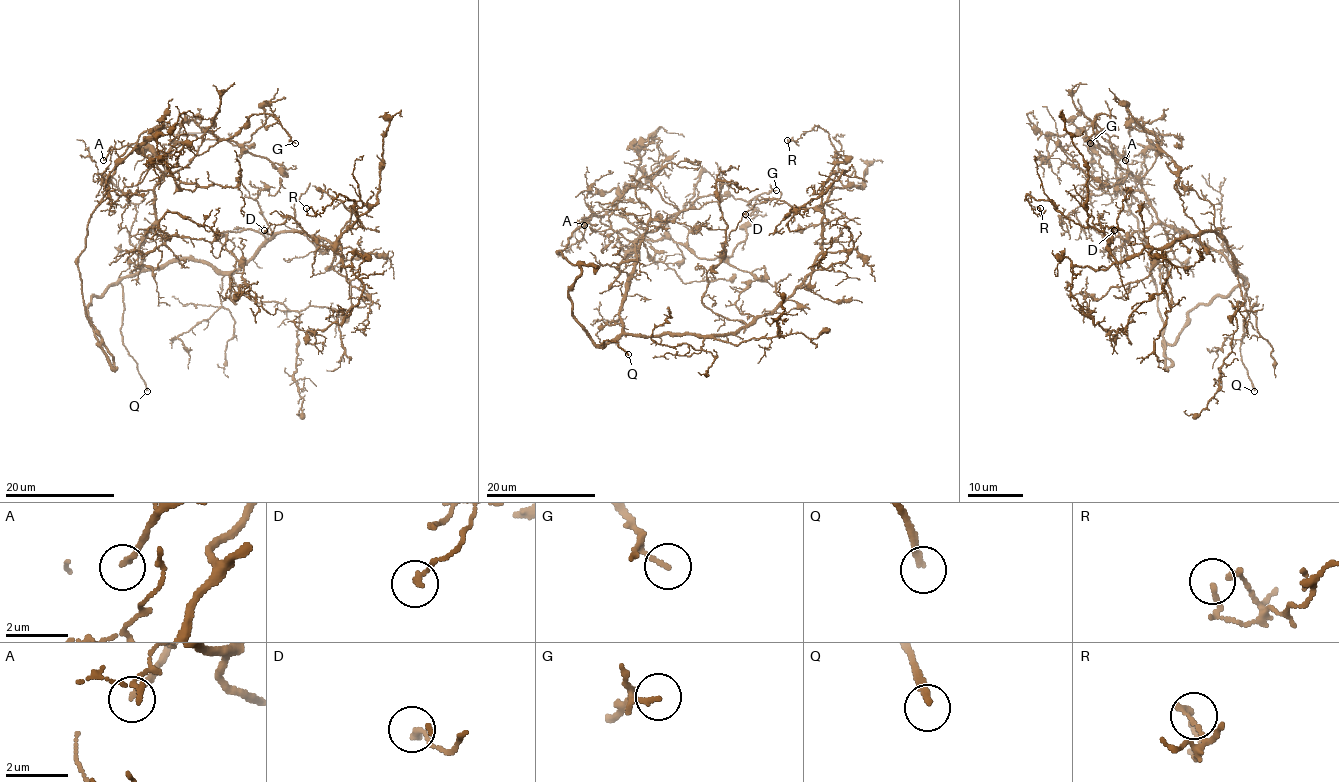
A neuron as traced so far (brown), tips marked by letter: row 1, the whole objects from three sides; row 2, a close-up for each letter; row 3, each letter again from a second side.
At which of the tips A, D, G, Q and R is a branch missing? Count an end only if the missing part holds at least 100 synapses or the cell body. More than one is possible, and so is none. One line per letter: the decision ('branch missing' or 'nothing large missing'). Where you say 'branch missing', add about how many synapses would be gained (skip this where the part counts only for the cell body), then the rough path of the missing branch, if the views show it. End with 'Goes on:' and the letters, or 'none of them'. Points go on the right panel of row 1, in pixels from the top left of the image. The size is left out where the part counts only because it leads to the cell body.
A: nothing large missing
D: nothing large missing
G: nothing large missing
Q: branch missing
R: nothing large missing
Goes on: Q

